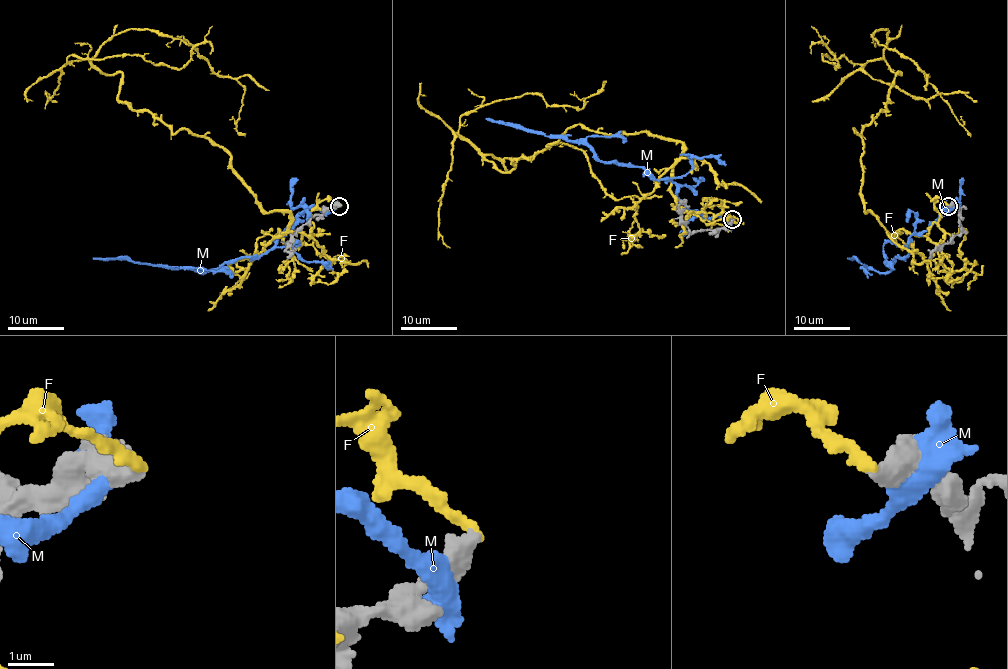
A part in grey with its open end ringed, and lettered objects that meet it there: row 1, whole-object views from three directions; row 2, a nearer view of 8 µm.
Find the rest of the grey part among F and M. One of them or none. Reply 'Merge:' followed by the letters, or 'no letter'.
Merge: no letter

